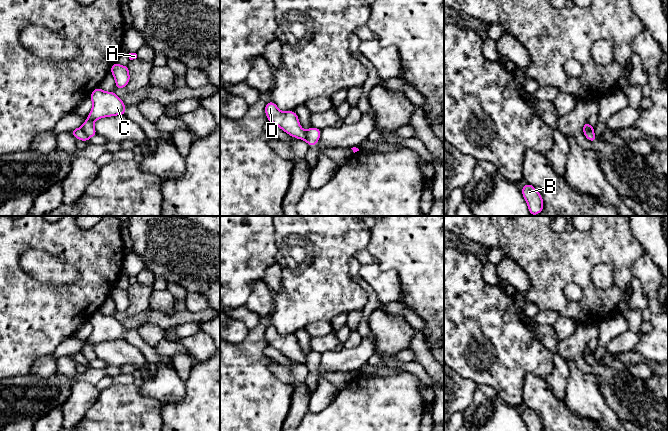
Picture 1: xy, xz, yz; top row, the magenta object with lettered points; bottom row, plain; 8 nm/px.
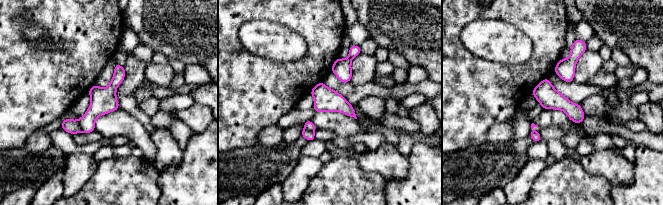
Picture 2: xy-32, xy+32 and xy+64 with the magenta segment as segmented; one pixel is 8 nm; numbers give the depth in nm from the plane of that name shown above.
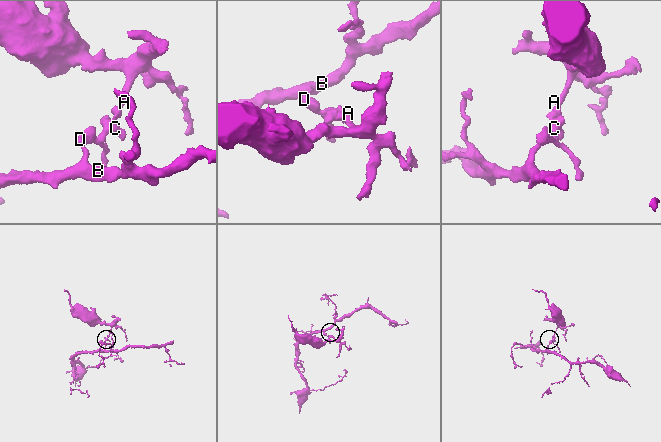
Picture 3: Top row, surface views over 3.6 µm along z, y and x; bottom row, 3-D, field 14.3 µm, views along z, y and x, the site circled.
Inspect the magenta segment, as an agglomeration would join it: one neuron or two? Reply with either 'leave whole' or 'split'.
split

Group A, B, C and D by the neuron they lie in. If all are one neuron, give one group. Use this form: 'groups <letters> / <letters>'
groups A C / B D

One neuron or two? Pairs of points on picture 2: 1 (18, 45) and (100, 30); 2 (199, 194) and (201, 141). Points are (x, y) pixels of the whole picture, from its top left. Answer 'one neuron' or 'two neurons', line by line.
1: one neuron
2: one neuron

